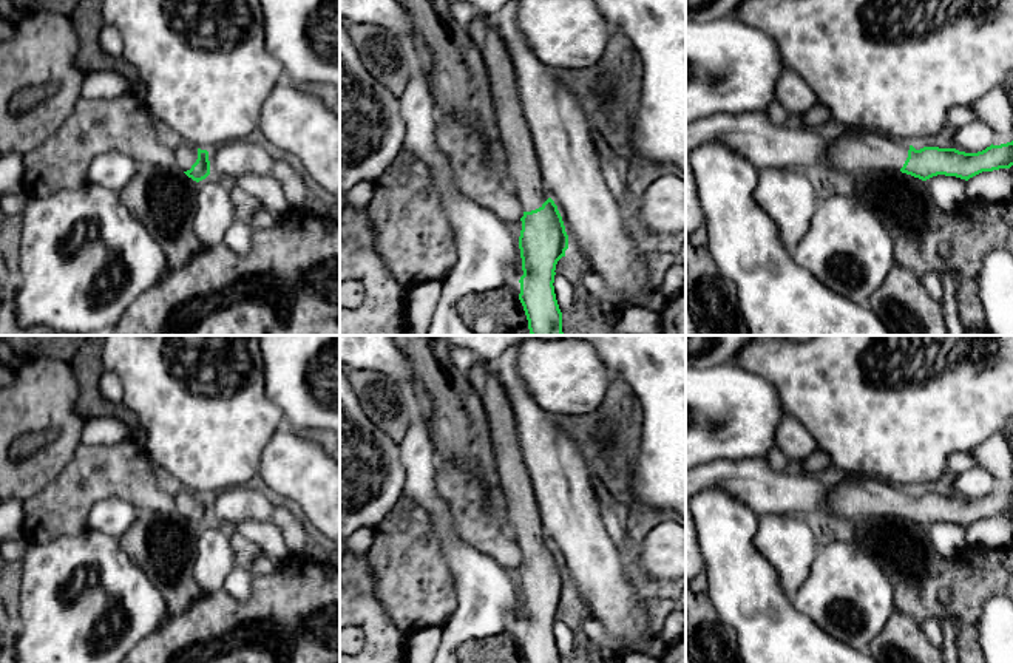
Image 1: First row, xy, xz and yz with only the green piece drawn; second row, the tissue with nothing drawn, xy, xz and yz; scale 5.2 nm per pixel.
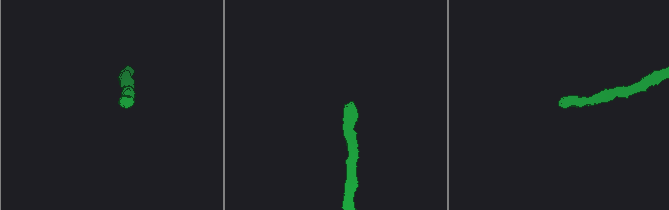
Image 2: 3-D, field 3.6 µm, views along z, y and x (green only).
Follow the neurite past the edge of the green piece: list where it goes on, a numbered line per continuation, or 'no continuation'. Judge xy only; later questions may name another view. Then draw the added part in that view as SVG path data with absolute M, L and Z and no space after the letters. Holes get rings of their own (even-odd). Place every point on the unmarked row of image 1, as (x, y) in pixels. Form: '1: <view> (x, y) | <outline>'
1: xy (186, 501) | M173 487L173 496L176 513L181 515L182 518L190 516L198 505L198 495L193 493L191 490Z

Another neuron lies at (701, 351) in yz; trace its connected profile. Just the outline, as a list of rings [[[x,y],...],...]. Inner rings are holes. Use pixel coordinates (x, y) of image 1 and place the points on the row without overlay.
[[[686,335],[686,368],[709,368],[737,362],[737,354],[754,335]]]

